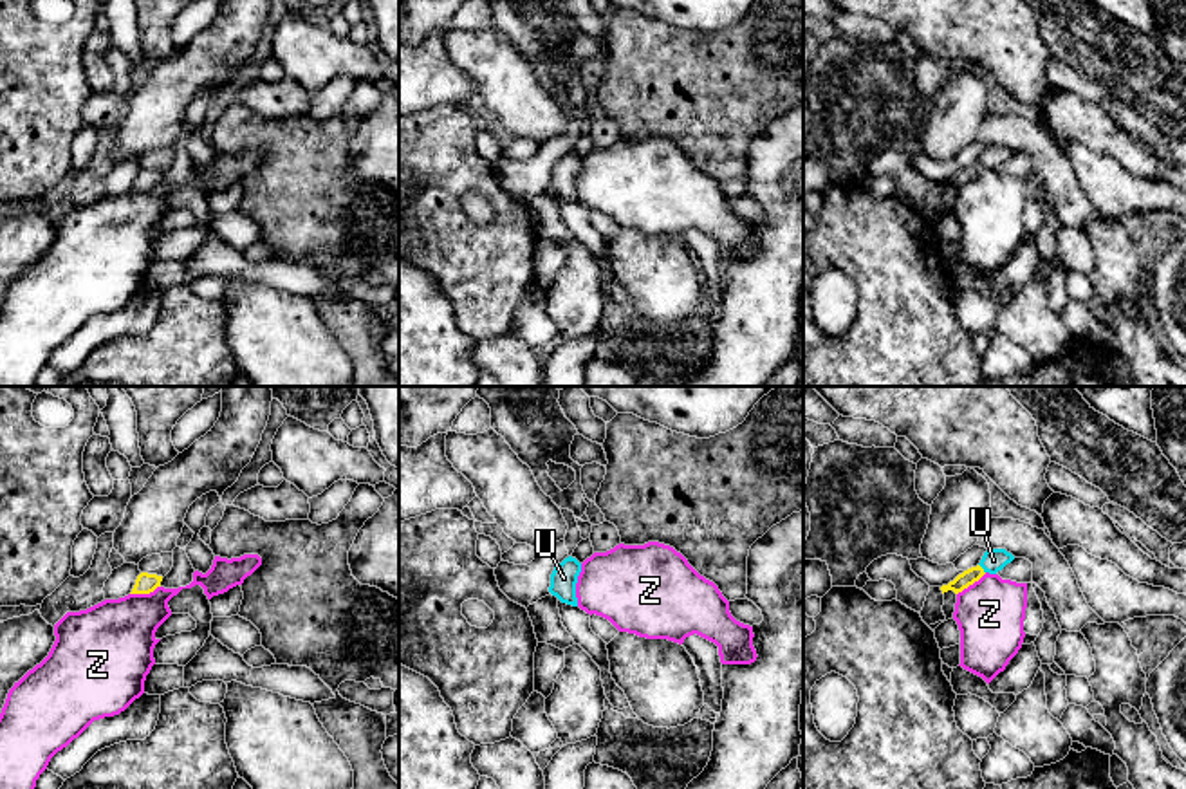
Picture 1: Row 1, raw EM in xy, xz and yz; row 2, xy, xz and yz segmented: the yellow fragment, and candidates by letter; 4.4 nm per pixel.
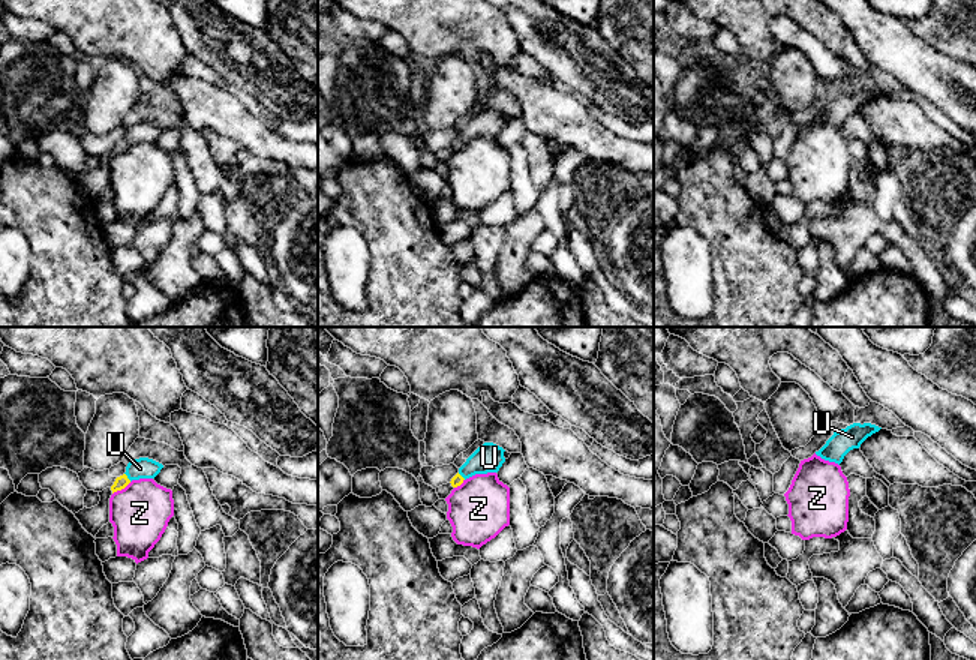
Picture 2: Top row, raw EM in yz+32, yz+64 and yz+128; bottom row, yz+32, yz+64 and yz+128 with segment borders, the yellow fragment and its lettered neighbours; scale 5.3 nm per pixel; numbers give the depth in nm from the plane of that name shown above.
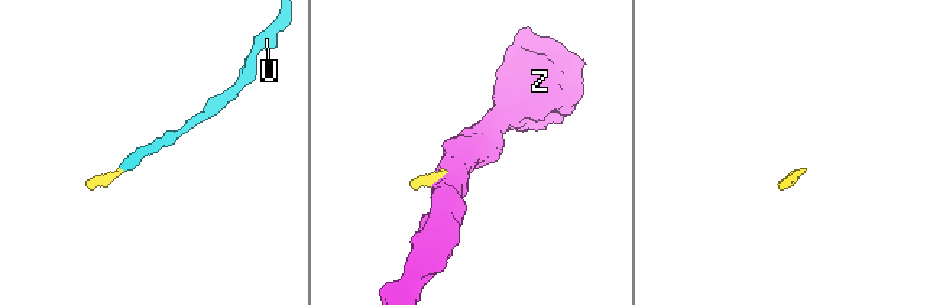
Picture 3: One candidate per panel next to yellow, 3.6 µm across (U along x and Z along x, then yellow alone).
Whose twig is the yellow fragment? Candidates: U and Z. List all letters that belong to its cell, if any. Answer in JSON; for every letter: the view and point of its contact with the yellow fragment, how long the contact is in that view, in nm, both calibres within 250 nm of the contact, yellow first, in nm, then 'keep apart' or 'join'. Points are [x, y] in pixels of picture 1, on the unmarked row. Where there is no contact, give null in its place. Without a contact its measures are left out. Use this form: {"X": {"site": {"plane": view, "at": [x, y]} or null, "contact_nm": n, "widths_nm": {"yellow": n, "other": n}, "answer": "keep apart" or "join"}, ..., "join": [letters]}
{"U": {"site": {"plane": "yz", "at": [982, 165]}, "contact_nm": 50, "widths_nm": {"yellow": 70, "other": 110}, "answer": "join"}, "Z": {"site": {"plane": "xy", "at": [145, 188]}, "contact_nm": 140, "widths_nm": {"yellow": 90, "other": 360}, "answer": "keep apart"}, "join": ["U"]}

